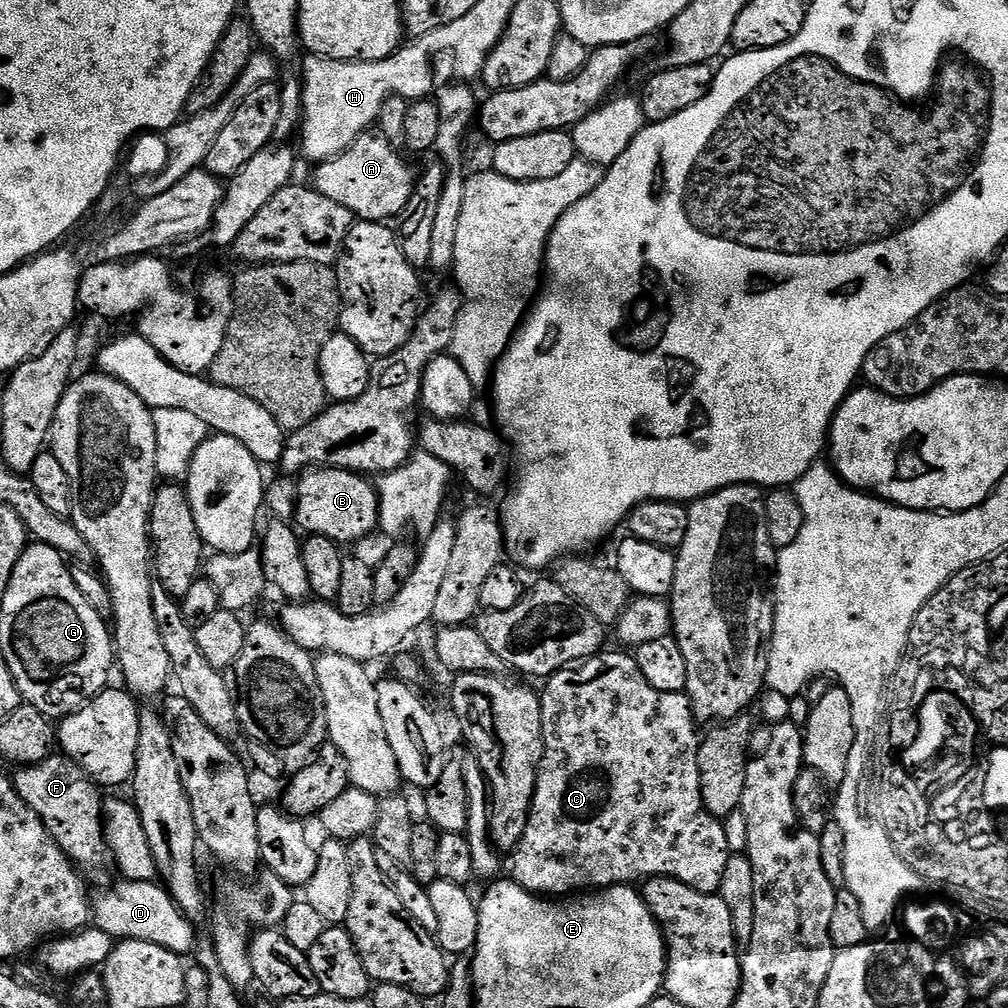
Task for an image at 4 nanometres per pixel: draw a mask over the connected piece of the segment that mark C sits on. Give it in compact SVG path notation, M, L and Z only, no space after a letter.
M601 650L588 660L582 660L579 664L555 672L554 675L547 677L545 684L548 685L540 692L544 761L540 764L540 777L536 779L536 793L532 799L530 822L526 822L526 834L522 834L522 842L510 853L511 879L523 886L527 892L572 894L577 890L613 888L616 884L635 885L654 876L669 876L672 880L682 882L699 892L719 893L722 873L726 870L730 853L723 823L717 817L711 816L702 802L698 774L698 750L702 736L699 731L696 733L698 721L692 715L692 701L684 692L654 690L654 686L650 686L650 682L642 678L642 670L638 670L635 655L627 651L624 651L625 653L608 651Z

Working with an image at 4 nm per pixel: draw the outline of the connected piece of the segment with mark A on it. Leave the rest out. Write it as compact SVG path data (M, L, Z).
M379 134L359 136L350 147L332 160L321 160L315 165L316 173L310 180L311 187L315 188L318 194L326 194L326 198L334 198L338 206L346 206L346 210L350 210L353 217L360 220L391 221L391 216L392 219L399 217L410 202L418 179L417 173L412 173L411 166L402 157L396 156L396 152L397 149Z

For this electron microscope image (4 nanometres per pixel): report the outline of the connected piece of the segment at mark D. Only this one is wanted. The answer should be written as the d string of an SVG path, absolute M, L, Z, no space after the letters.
M121 879L120 884L108 888L105 892L95 893L92 900L92 920L95 927L110 934L114 941L137 940L138 942L154 942L166 950L176 952L181 958L187 952L195 953L198 948L196 940L197 925L174 902L168 889L159 883L147 880Z

